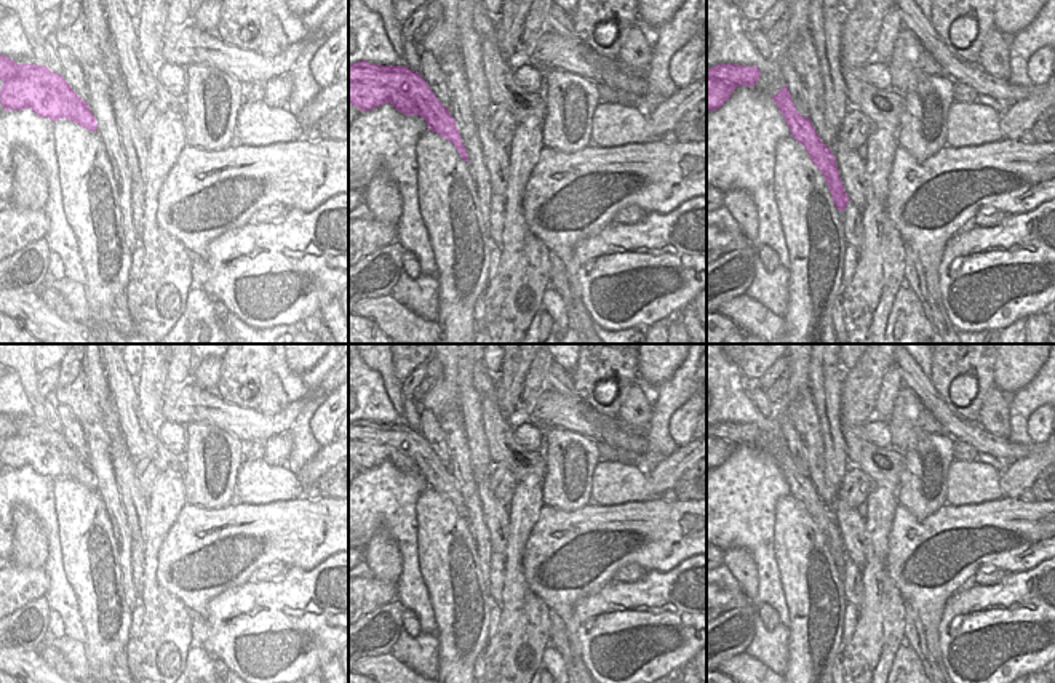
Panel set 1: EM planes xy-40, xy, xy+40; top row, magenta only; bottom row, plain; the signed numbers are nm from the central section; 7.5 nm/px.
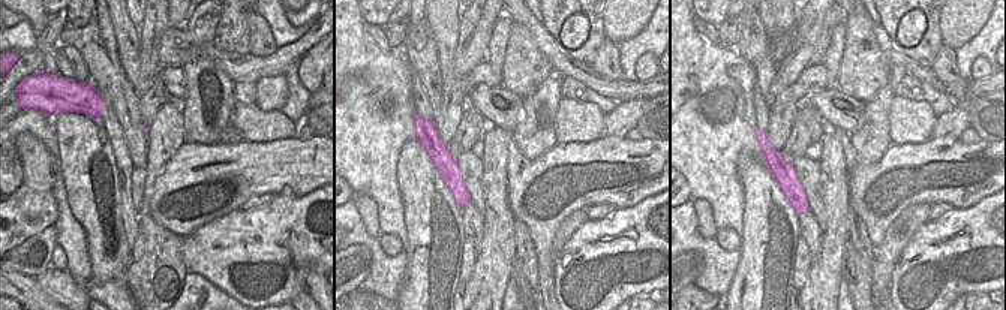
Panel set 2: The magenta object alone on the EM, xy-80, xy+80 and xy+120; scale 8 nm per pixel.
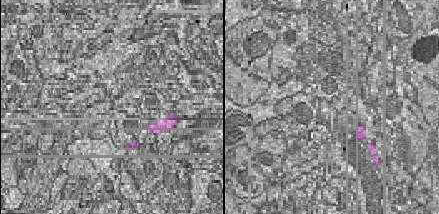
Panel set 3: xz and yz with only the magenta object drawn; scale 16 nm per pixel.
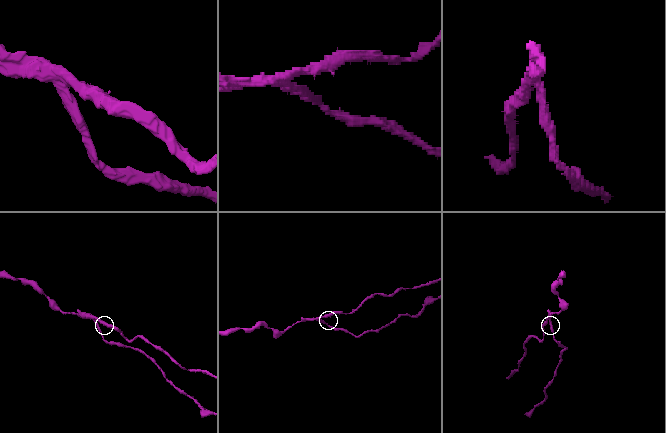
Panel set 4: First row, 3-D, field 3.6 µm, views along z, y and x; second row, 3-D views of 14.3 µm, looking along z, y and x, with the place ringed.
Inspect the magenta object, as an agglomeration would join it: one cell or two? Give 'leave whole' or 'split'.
split

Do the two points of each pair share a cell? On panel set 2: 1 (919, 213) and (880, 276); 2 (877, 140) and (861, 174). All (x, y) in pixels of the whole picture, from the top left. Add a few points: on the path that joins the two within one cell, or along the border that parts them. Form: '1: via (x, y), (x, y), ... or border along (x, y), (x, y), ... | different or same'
1: via (909, 228), (907, 234), (883, 261) | same
2: border along (847, 135), (861, 162), (876, 162), (892, 144) | different

